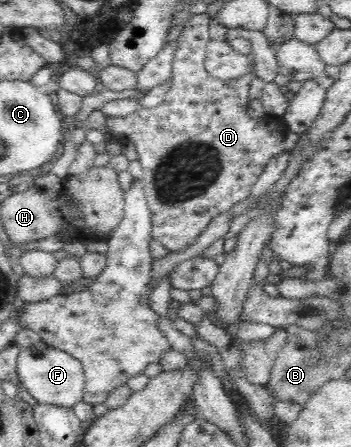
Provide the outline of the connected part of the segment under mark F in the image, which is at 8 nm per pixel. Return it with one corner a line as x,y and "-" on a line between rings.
43,340
32,347
21,347
16,359
17,374
22,386
38,404
52,404
72,408
83,399
84,368
75,357
56,349

